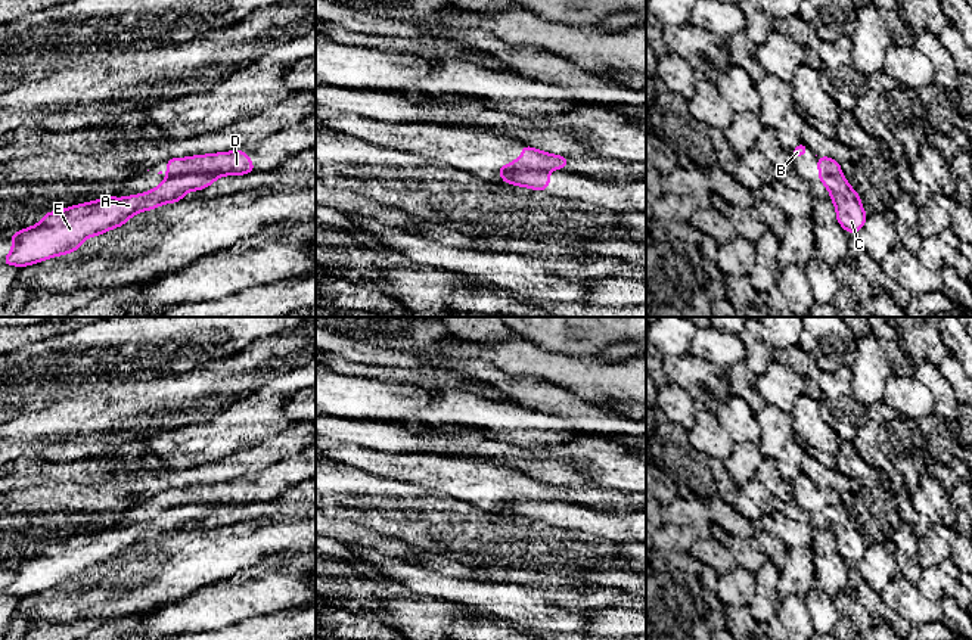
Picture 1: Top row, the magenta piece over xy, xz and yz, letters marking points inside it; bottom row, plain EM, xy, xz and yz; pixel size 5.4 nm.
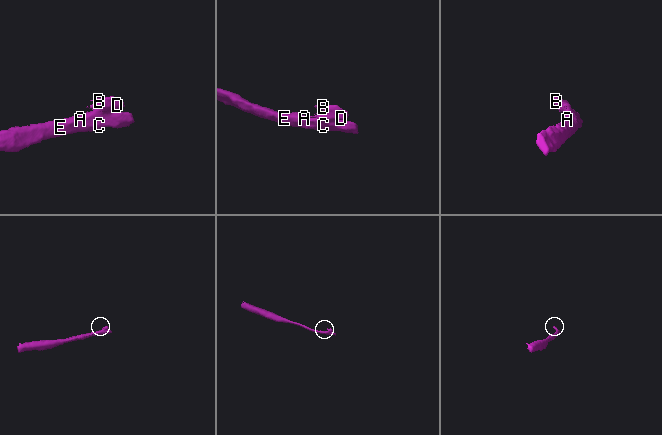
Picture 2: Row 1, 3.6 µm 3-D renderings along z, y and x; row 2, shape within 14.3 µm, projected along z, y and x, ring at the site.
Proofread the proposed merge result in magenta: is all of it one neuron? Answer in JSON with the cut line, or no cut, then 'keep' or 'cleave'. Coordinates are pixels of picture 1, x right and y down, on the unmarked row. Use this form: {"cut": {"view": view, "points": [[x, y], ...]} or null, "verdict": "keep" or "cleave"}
{"cut": {"view": "xy", "points": [[216, 508], [192, 503], [173, 506], [165, 510]]}, "verdict": "cleave"}

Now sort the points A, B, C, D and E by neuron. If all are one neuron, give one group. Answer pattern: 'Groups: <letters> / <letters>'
Groups: A C E / B D

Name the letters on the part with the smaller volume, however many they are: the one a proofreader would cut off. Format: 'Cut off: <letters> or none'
Cut off: B, D

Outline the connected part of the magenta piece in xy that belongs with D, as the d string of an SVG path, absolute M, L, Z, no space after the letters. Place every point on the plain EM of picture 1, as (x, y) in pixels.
M243 481L218 482L211 485L196 485L187 488L171 488L165 510L181 506L204 503L209 509L221 506L242 506L255 501L249 485Z

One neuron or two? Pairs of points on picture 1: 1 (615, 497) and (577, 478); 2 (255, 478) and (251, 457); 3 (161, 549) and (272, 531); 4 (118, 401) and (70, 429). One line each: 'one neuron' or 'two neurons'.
1: one neuron
2: two neurons
3: two neurons
4: one neuron

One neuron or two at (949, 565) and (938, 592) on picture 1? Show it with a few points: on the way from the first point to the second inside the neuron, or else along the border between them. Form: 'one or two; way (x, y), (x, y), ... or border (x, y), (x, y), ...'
one; way (947, 571), (938, 586)

